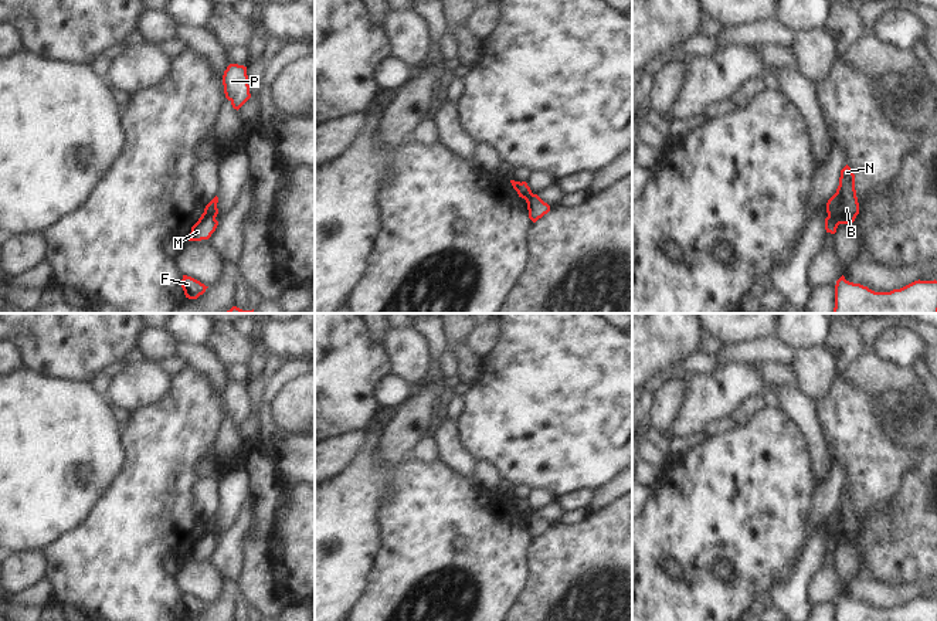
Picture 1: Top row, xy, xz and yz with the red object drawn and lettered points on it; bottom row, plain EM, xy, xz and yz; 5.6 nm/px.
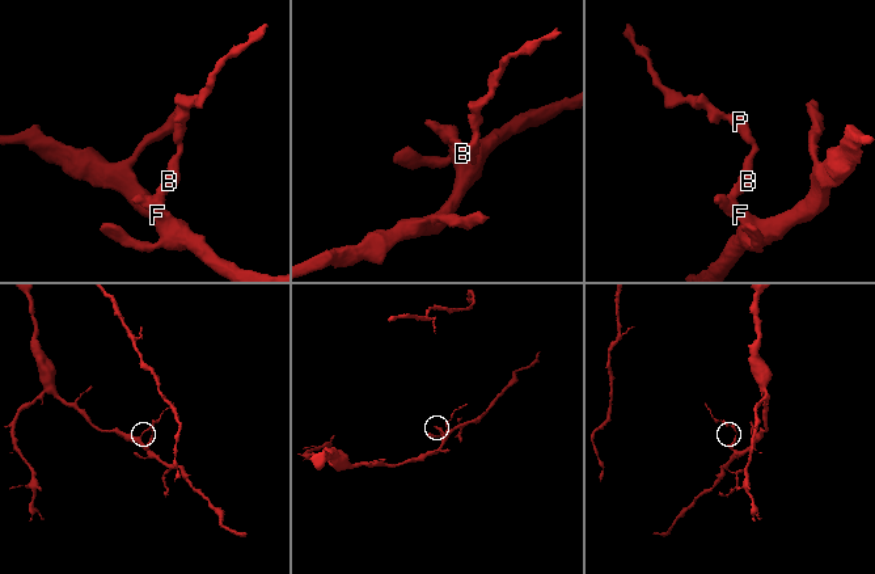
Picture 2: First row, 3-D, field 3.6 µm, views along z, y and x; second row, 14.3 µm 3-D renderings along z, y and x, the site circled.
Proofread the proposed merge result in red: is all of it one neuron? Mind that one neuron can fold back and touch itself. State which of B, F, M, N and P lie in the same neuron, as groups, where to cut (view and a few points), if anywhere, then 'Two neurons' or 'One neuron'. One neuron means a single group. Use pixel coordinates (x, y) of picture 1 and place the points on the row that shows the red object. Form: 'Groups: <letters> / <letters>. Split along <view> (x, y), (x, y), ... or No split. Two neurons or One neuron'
Groups: B N P / F M. Split along xy (204, 211), (214, 219). Two neurons

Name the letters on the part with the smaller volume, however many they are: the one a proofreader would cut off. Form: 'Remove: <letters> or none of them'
Remove: B, N, P

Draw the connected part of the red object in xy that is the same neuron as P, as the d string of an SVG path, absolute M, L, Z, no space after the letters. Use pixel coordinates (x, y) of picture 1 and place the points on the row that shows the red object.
M230 64L224 71L223 85L225 98L237 111L251 98L247 67L244 65Z

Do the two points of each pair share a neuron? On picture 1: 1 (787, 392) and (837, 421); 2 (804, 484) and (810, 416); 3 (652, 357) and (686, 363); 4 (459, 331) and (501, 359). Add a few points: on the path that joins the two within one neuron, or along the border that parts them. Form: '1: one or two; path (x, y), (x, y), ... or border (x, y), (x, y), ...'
1: two; border (814, 401), (818, 423), (825, 437)
2: two; border (787, 414), (807, 443), (810, 470), (814, 474)
3: two; border (695, 350), (679, 357), (668, 369)
4: two; border (482, 359), (481, 375), (471, 384)

